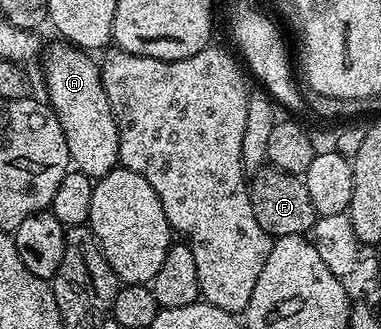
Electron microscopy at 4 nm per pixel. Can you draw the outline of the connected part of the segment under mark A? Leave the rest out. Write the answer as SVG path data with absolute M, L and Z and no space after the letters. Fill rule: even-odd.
M56 42L44 49L45 60L45 92L47 103L53 109L63 126L63 134L67 138L67 150L72 167L78 172L87 174L94 180L106 176L119 164L119 130L111 110L111 102L107 98L107 90L101 81L101 70L96 59L92 60L88 51L75 48L68 42Z

